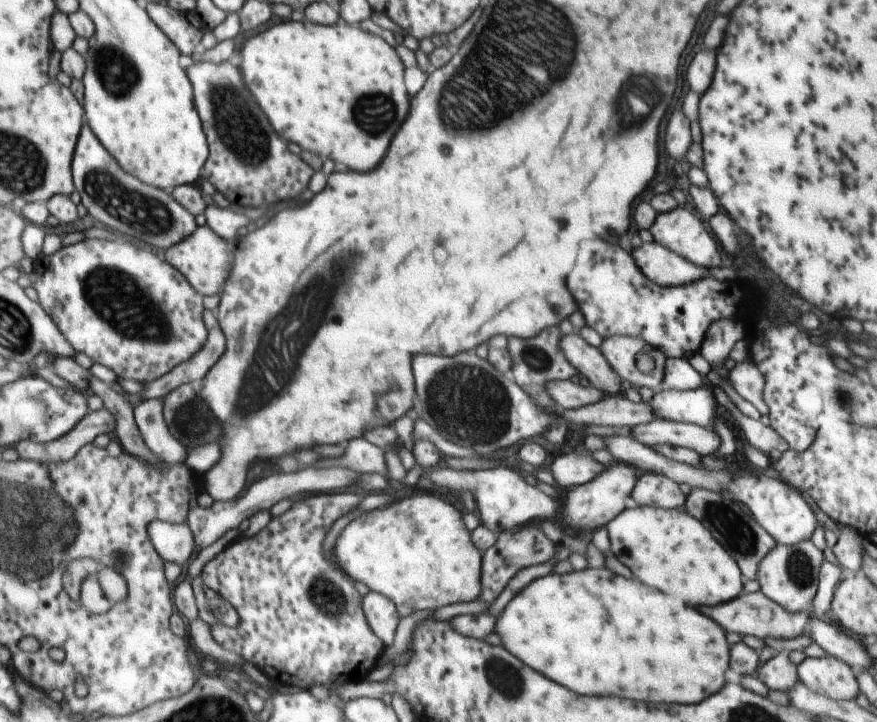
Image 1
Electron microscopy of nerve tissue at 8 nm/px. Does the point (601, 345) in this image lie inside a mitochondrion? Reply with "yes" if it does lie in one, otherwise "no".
no

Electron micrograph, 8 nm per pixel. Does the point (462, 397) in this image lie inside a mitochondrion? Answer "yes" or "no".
yes

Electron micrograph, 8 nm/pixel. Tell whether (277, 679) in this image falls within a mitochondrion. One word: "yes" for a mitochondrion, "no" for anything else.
no

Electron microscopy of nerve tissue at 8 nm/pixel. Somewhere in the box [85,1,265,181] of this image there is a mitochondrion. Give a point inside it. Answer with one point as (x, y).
(117, 74)

